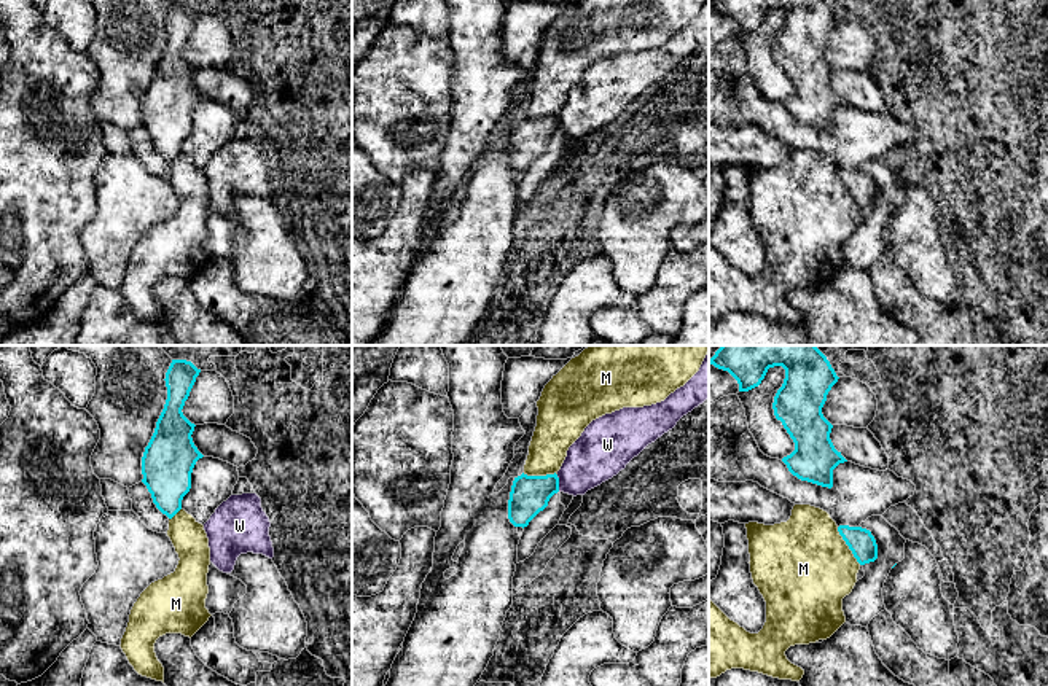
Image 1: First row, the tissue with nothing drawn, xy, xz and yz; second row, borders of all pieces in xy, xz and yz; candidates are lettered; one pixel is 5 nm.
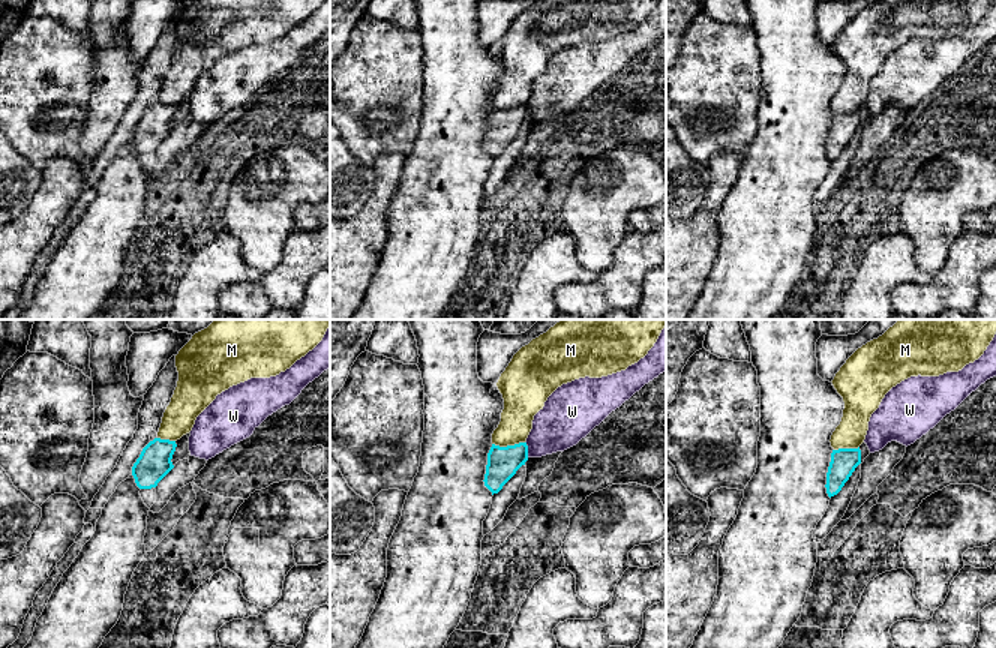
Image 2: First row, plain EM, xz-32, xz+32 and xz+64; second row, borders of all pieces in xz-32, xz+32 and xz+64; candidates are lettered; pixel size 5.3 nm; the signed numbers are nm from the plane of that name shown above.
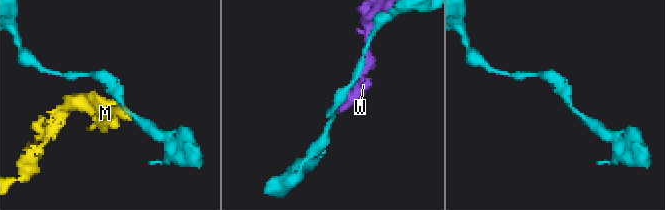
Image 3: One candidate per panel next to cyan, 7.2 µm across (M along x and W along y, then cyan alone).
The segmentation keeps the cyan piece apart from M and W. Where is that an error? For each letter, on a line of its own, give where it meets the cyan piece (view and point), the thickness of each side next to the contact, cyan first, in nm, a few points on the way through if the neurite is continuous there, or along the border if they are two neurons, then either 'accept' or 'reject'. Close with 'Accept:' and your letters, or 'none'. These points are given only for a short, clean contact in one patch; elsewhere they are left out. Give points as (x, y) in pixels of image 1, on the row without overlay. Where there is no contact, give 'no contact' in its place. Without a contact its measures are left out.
M: contact yz (848, 188); calibres 140 and 480 nm; border yz (836, 171), (860, 207); reject
W: contact xz (558, 126); calibres 200 and 260 nm; reject
Accept: none

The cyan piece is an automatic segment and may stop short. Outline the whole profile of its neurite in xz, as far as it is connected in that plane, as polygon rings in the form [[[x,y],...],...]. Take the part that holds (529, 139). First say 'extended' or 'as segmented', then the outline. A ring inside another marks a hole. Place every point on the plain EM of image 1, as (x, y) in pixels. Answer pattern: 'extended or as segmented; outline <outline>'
as segmented; outline [[[557,118],[514,121],[510,143],[508,162],[514,170],[527,170],[529,166],[548,150],[549,142],[559,135]]]

